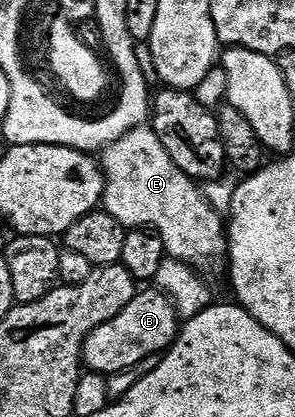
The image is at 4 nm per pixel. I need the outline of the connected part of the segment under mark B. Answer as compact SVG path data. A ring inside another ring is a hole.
M158 290L136 291L133 302L121 310L109 322L97 326L83 343L82 363L88 372L100 372L108 378L130 368L139 368L142 360L158 357L175 343L181 331L181 317L175 310L175 303Z

